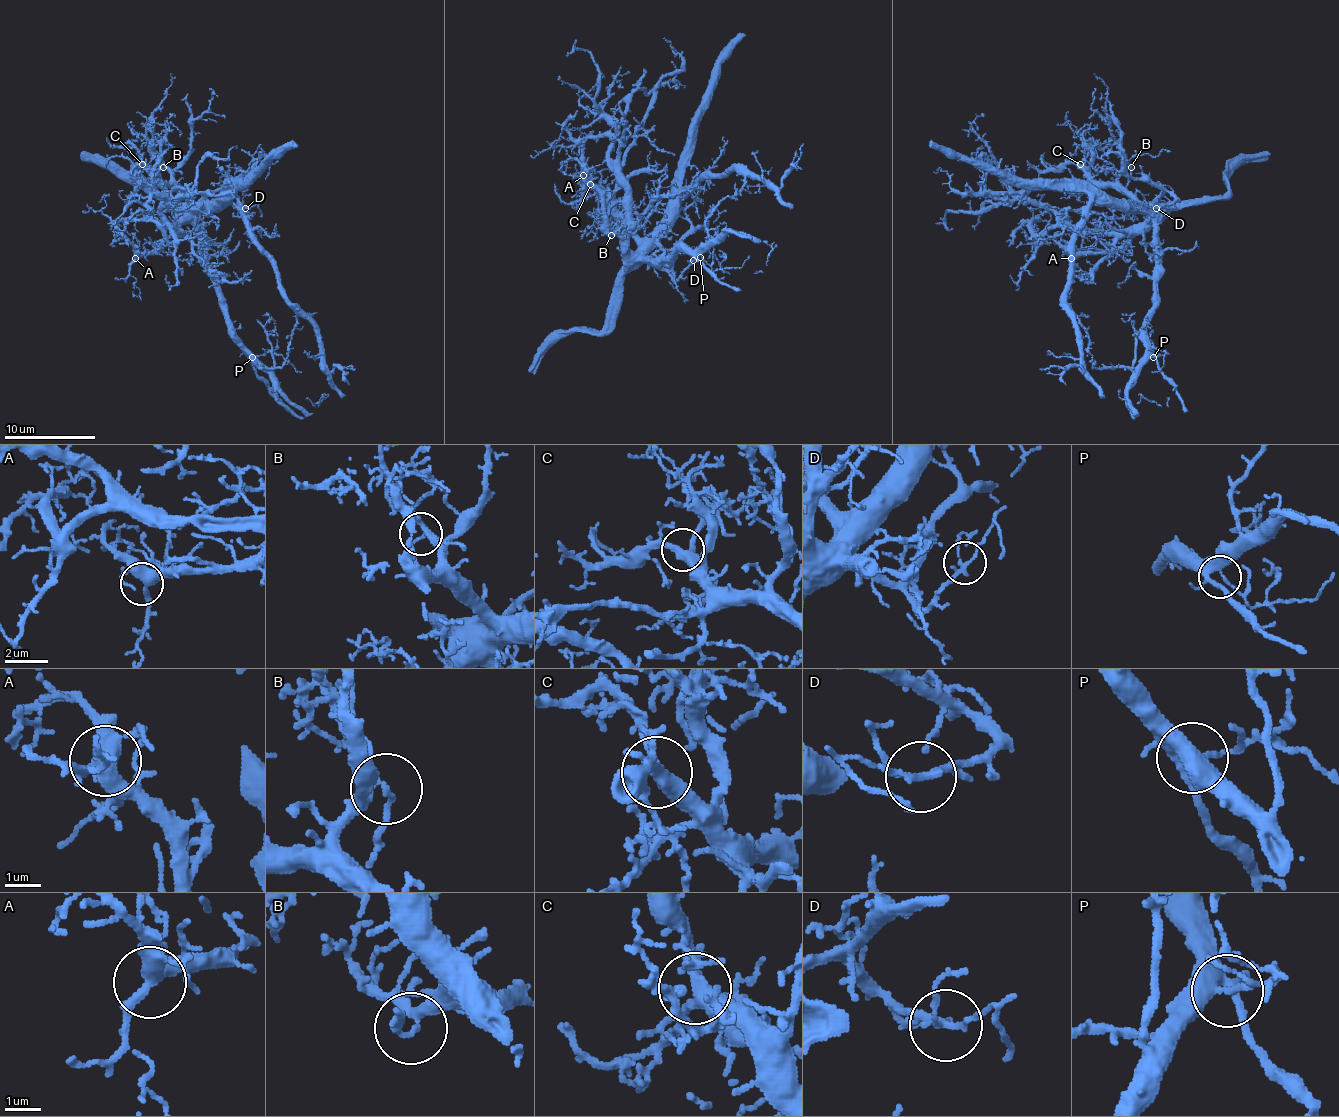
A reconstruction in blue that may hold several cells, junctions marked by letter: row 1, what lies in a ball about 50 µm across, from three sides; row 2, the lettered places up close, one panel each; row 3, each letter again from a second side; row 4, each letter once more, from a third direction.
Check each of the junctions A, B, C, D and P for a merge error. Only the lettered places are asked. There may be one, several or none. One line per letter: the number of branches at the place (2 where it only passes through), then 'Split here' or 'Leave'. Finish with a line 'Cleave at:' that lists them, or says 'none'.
A: Branches: 4. Leave
B: Branches: 3. Leave
C: Branches: 4. Leave
D: Branches: 3. Leave
P: Branches: 5. Leave
Cleave at: none

